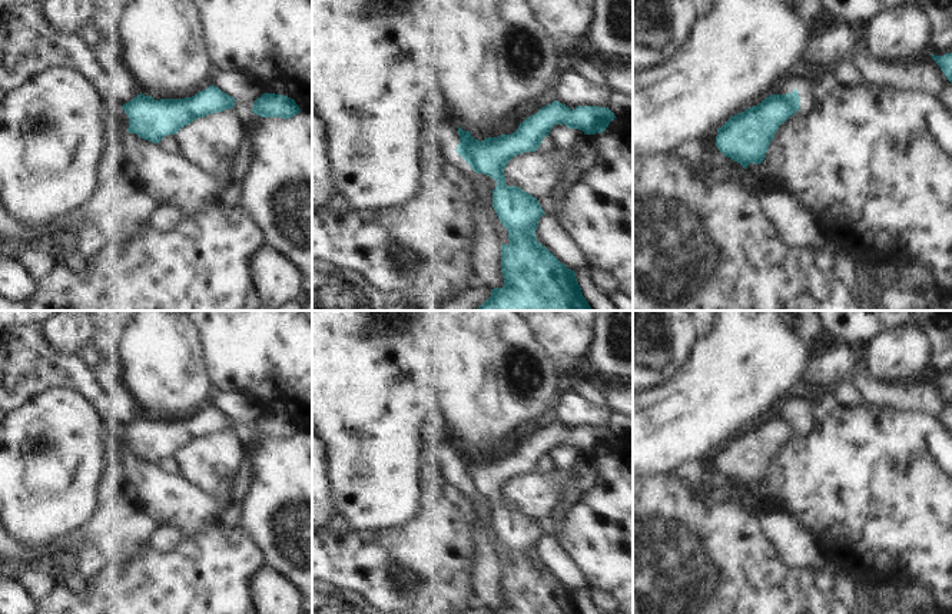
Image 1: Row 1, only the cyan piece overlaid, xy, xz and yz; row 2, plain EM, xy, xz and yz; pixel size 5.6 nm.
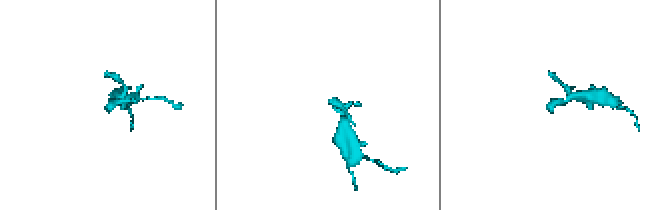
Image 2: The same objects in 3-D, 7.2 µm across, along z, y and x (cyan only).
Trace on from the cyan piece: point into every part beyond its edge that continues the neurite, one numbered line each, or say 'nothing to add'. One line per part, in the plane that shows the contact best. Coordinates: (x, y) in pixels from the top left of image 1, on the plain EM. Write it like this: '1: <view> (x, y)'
nothing to add

